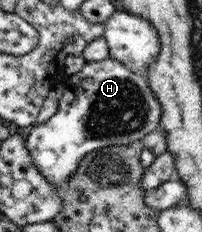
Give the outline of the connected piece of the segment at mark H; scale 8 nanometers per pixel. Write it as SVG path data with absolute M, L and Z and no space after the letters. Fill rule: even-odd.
M110 56L100 61L86 61L79 72L66 77L65 89L59 100L57 112L49 120L31 129L26 138L26 145L39 172L63 196L66 182L88 152L101 147L121 146L141 141L146 134L158 128L161 113L159 101L149 88L145 76L132 71Z

